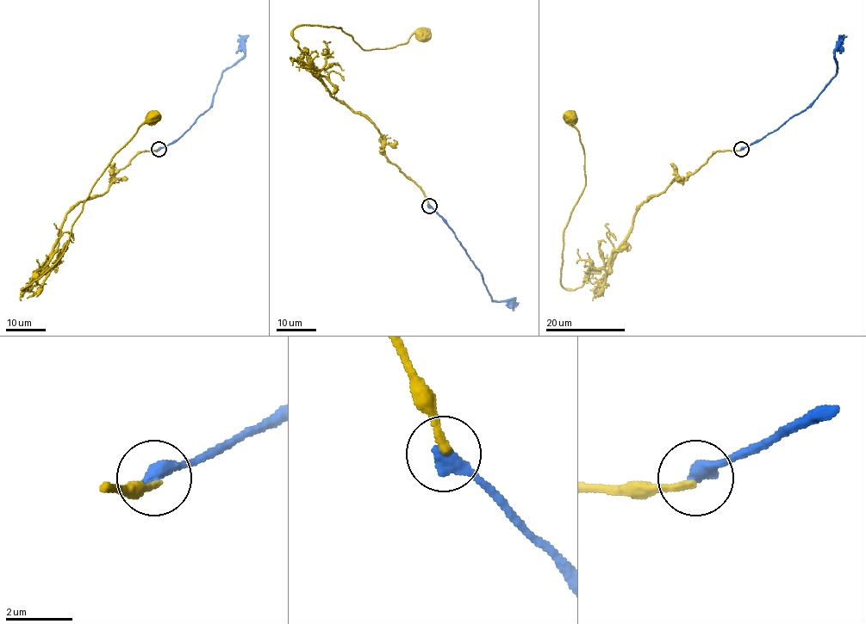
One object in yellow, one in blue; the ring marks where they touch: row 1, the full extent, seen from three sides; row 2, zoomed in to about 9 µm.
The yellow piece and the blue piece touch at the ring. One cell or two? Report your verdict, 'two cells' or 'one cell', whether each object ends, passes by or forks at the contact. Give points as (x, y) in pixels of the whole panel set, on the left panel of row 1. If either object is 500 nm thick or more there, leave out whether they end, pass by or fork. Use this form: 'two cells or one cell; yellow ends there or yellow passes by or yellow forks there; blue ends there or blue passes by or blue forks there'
two cells; yellow ends there; blue ends there

